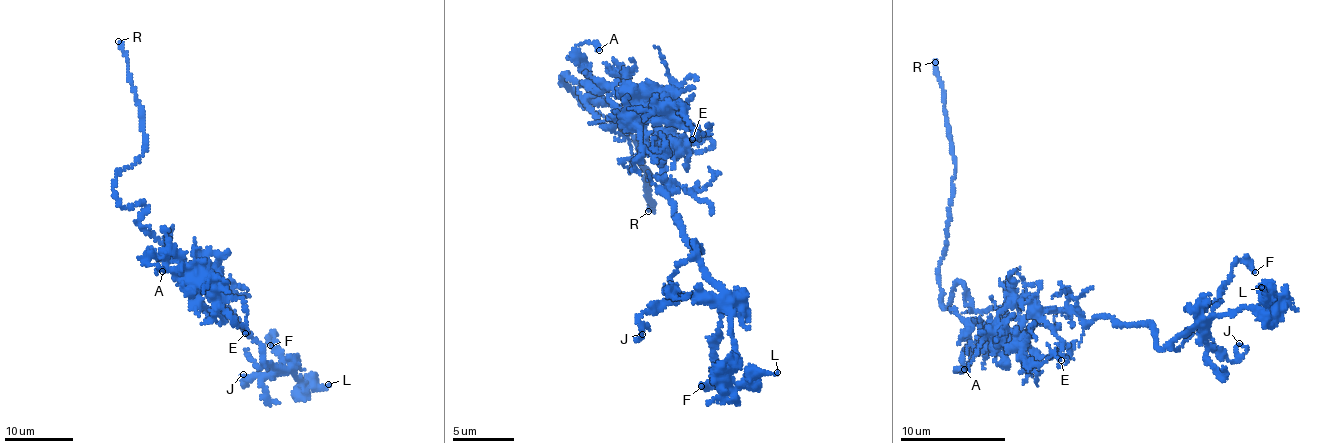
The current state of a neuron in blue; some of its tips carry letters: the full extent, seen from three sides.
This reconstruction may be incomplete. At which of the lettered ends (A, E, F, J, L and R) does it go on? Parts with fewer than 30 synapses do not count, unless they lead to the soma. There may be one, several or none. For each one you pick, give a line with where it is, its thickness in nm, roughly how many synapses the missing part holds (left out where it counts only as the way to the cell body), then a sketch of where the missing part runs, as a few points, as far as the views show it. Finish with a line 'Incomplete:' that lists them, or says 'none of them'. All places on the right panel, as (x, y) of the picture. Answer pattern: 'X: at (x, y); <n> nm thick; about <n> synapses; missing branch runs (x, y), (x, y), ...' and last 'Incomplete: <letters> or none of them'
R: at (935, 62); 240 nm thick
Incomplete: R

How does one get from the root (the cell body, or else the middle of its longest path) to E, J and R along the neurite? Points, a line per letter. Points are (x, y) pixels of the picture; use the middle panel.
E: (614, 125), (632, 96), (664, 109), (667, 103), (682, 107), (682, 115), (697, 135), (692, 139)
J: (614, 125), (638, 124), (661, 159), (672, 216), (721, 291), (663, 299), (642, 314), (642, 334)
R: (614, 125), (586, 104), (603, 102), (564, 75), (563, 85), (586, 107), (632, 138), (651, 176), (648, 211)

